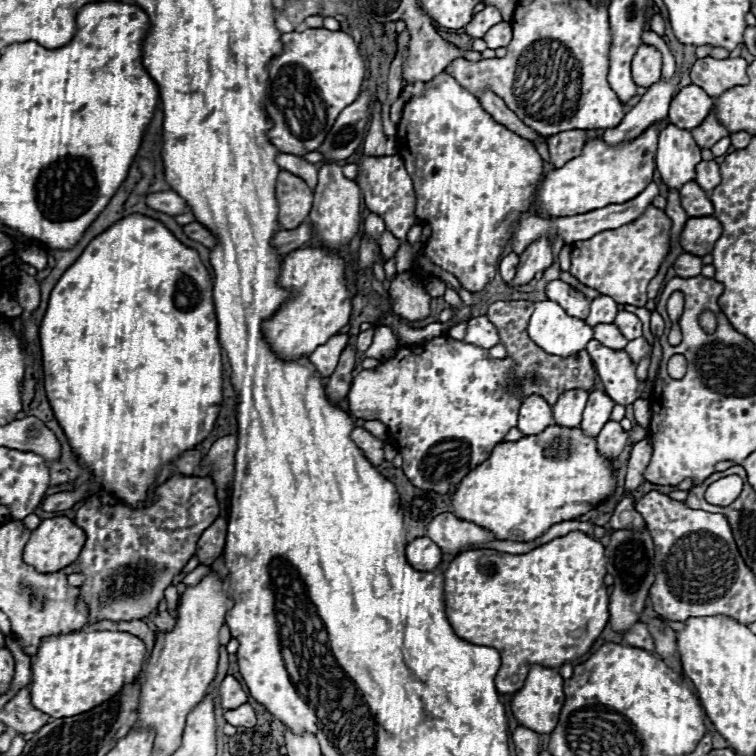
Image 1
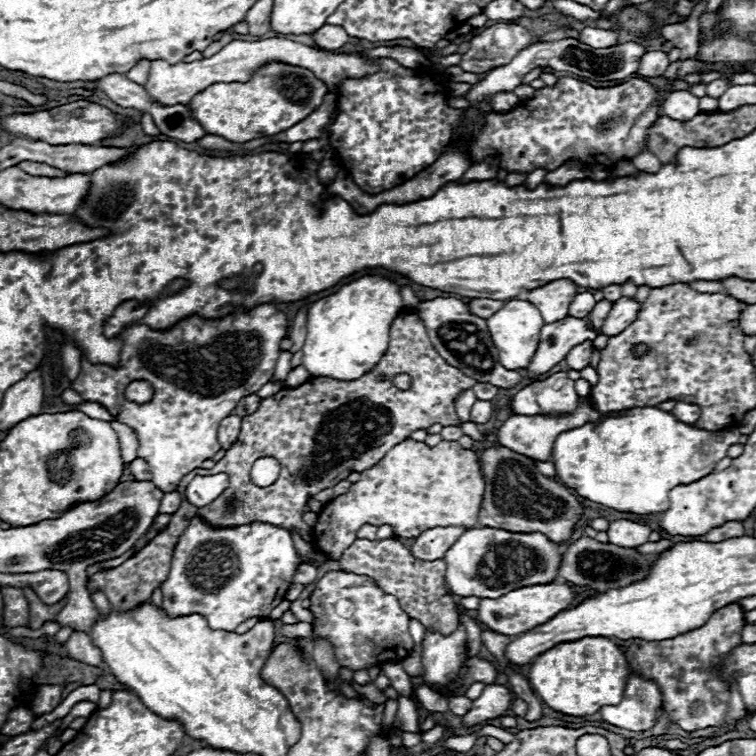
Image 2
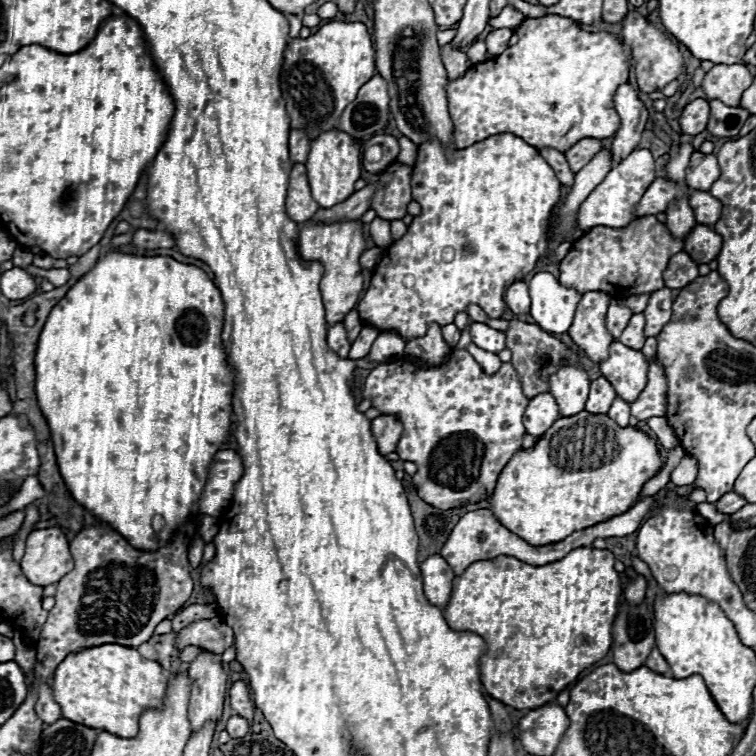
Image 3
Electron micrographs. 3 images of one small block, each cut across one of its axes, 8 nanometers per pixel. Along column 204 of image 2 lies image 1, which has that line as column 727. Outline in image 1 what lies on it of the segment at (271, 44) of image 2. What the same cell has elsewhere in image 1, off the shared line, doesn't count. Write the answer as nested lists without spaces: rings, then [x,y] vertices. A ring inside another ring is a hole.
[[[706,56],[694,62],[690,78],[692,78],[692,84],[704,88],[708,96],[716,98],[732,86],[748,84],[746,66],[748,62],[744,58],[718,60],[718,58]]]

